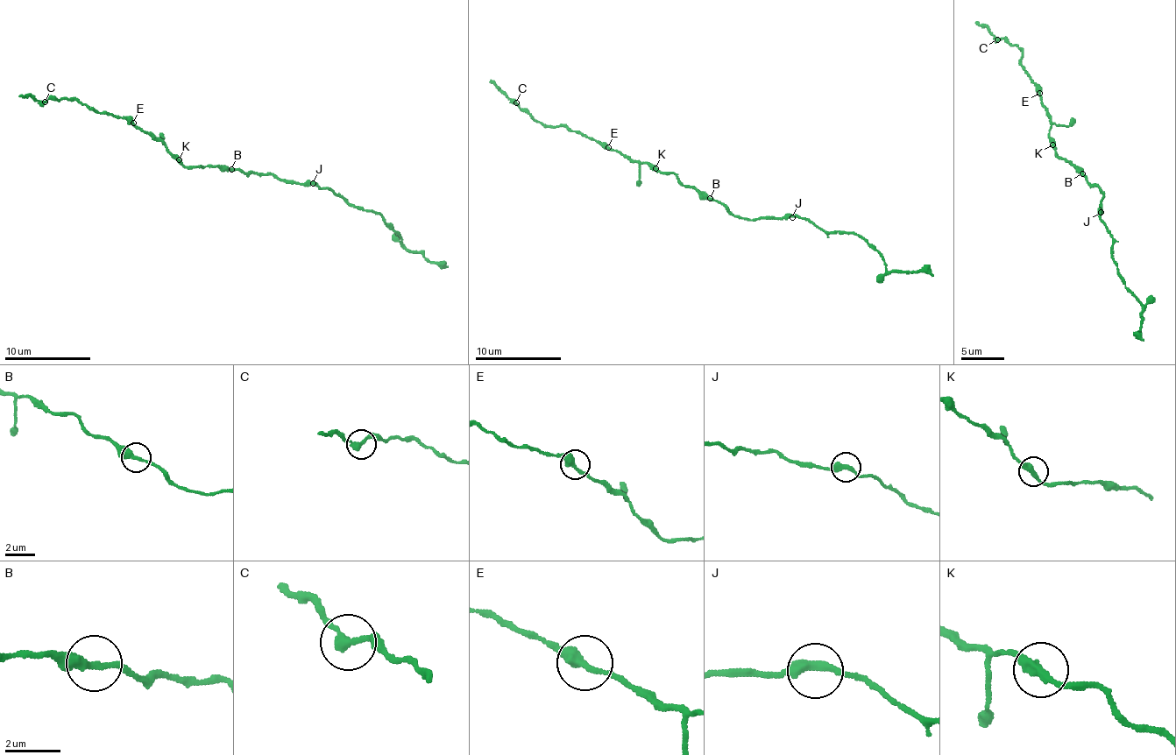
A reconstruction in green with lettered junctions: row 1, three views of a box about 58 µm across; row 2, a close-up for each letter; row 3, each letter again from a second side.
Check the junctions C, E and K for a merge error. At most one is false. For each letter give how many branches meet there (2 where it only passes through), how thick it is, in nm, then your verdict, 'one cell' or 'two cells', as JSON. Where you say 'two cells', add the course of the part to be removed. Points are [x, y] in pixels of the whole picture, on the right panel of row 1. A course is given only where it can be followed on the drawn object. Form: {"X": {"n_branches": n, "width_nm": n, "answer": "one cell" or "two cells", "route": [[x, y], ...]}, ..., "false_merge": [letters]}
{"C": {"n_branches": 2, "width_nm": 300, "answer": "one cell"}, "E": {"n_branches": 2, "width_nm": 380, "answer": "one cell"}, "K": {"n_branches": 2, "width_nm": 360, "answer": "one cell"}, "false_merge": []}

